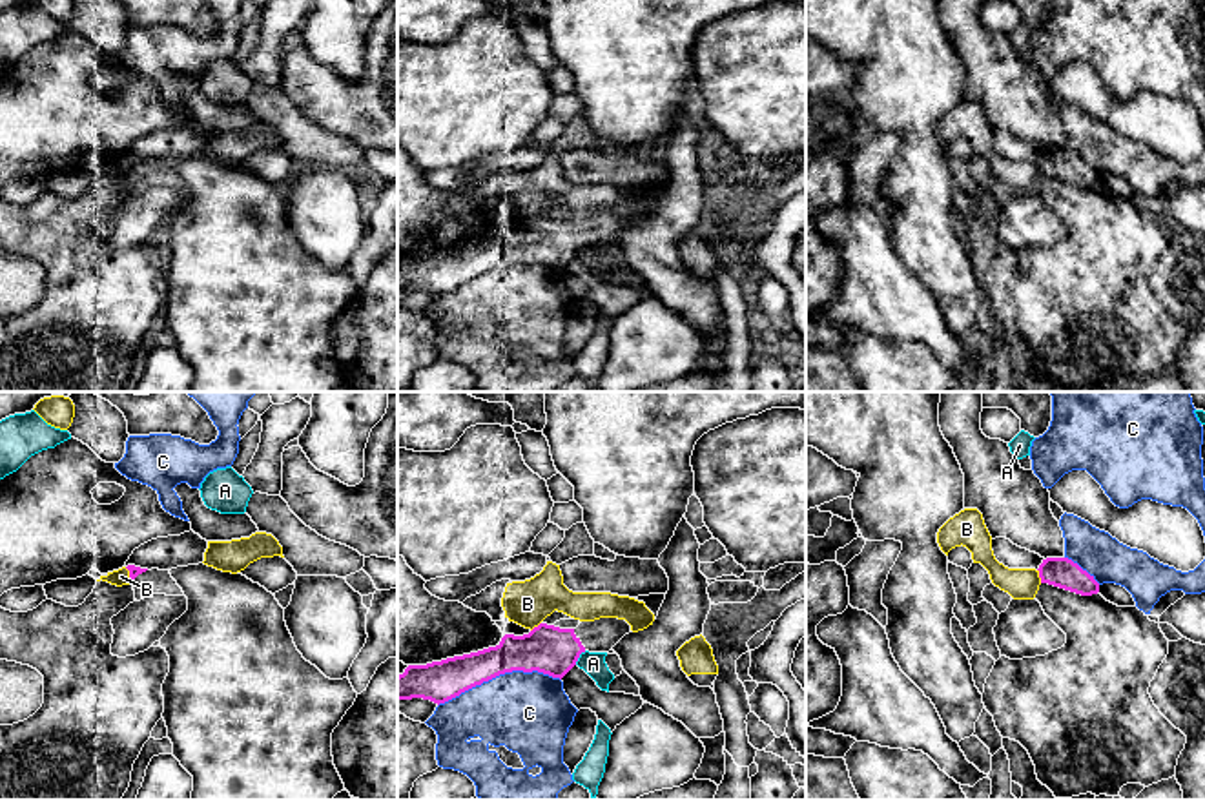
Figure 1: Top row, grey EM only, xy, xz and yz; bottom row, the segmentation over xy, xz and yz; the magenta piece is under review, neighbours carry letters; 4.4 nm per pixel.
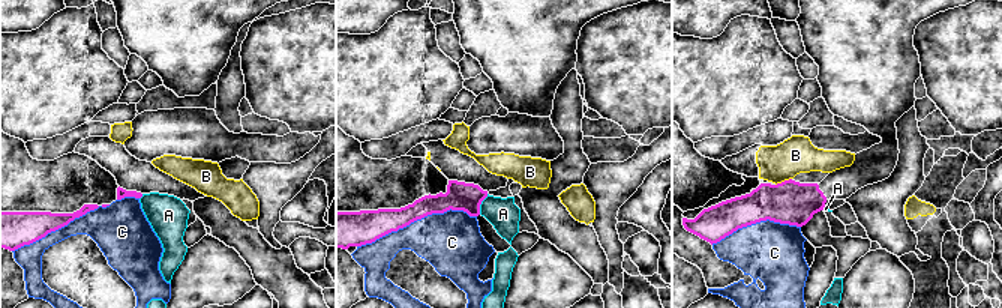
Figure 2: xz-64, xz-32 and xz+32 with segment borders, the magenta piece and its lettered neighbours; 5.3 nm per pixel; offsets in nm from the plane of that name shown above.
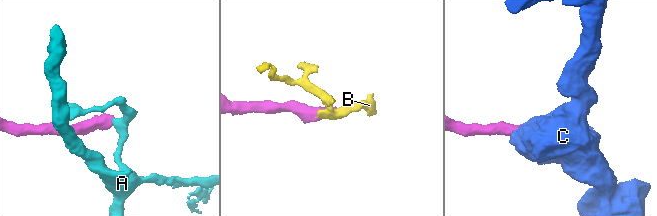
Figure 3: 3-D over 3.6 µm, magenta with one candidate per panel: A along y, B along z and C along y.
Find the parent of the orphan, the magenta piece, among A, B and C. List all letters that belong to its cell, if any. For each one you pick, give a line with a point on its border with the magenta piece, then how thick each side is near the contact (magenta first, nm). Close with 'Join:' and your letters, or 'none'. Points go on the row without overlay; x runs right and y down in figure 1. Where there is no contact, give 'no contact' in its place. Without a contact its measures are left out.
Join: none

